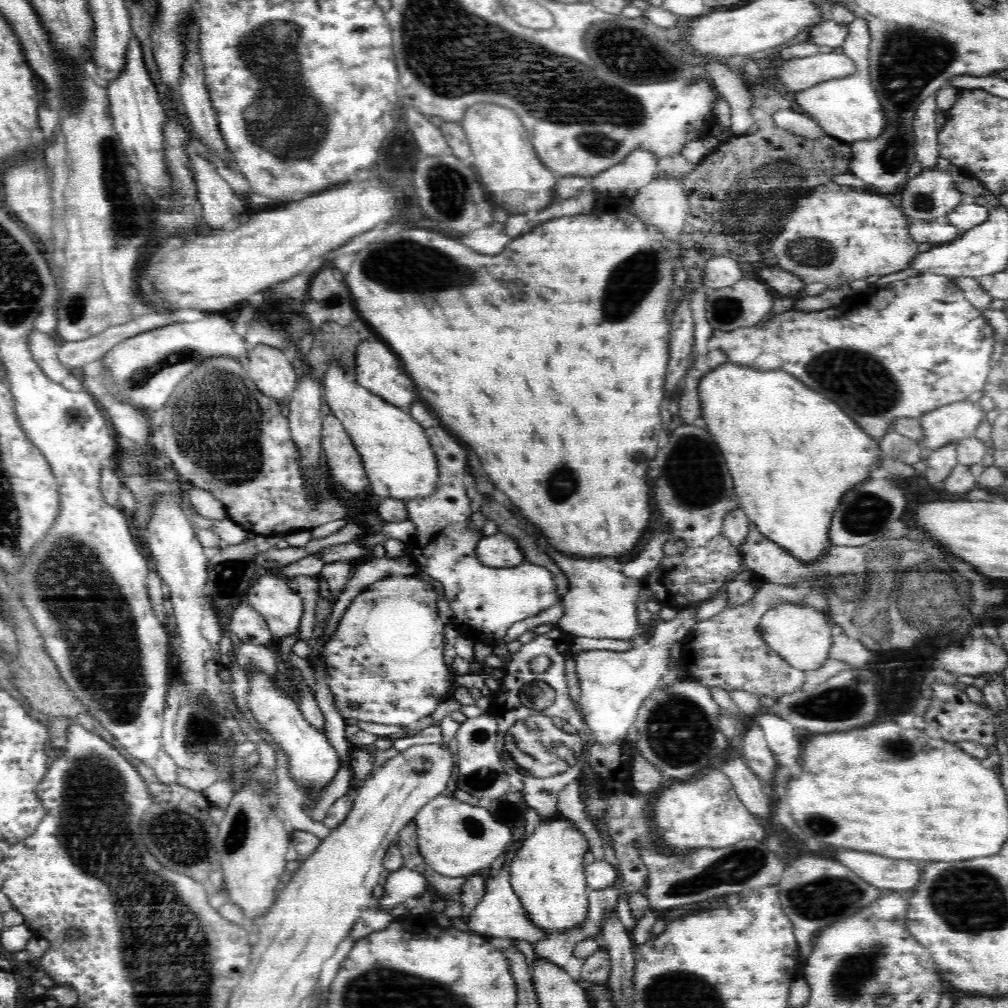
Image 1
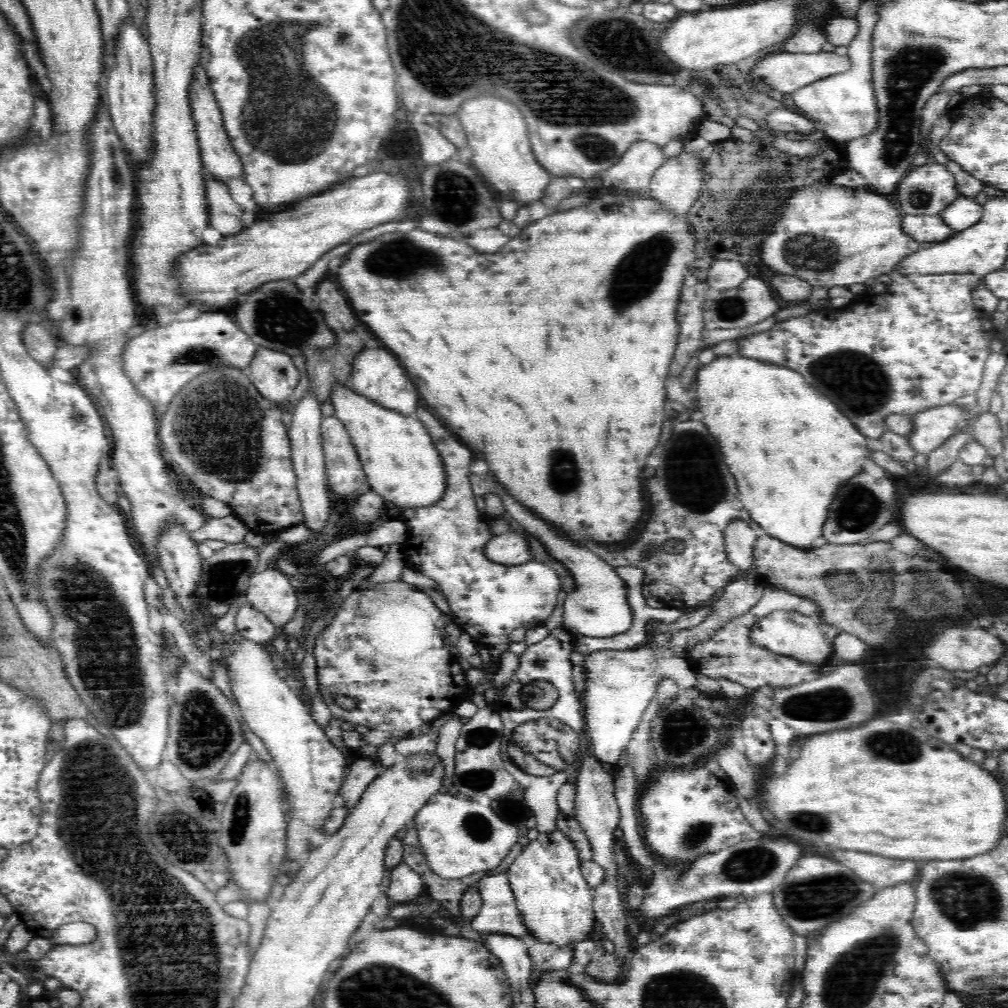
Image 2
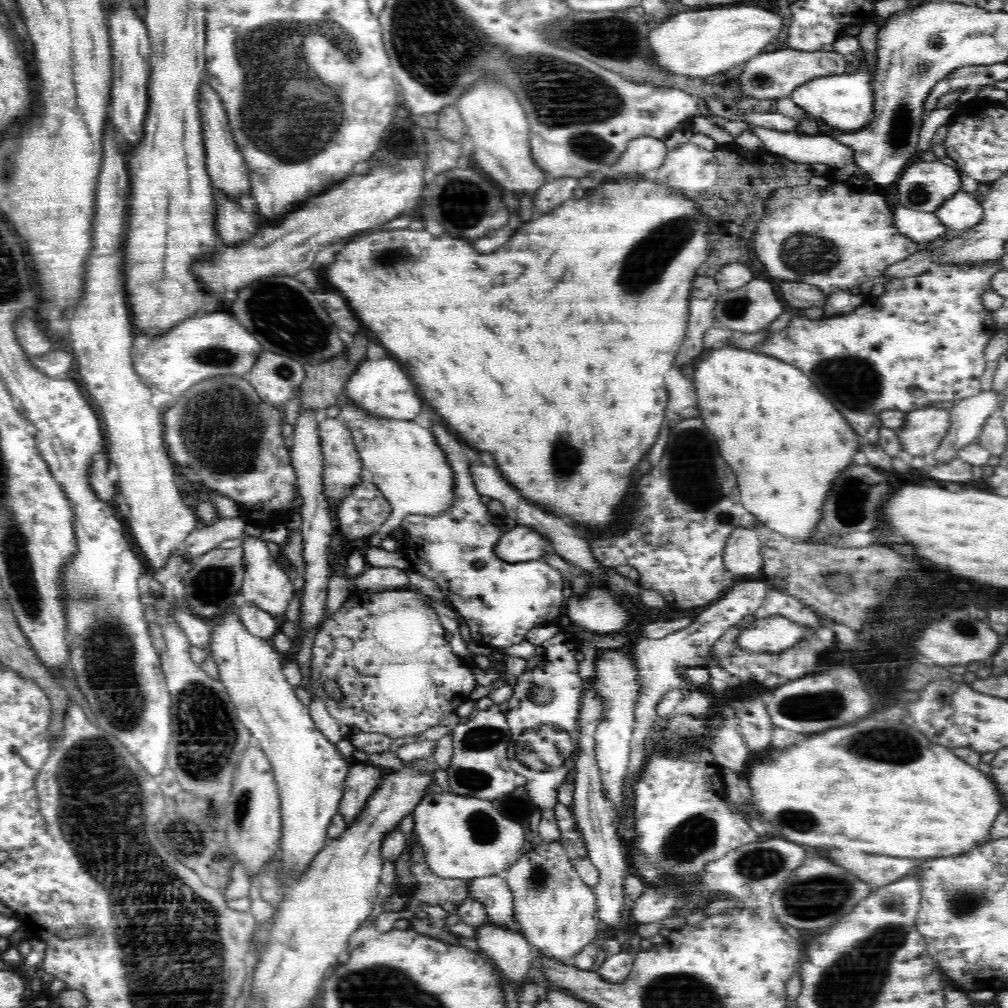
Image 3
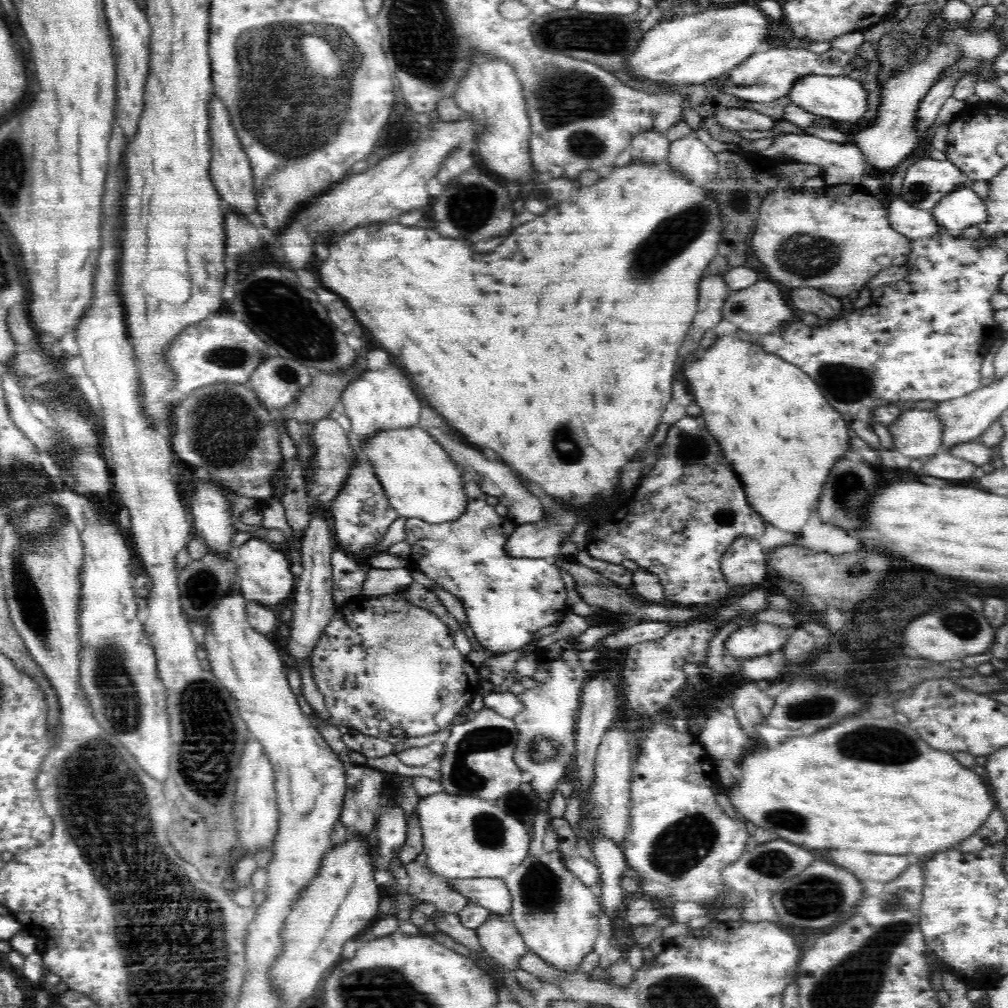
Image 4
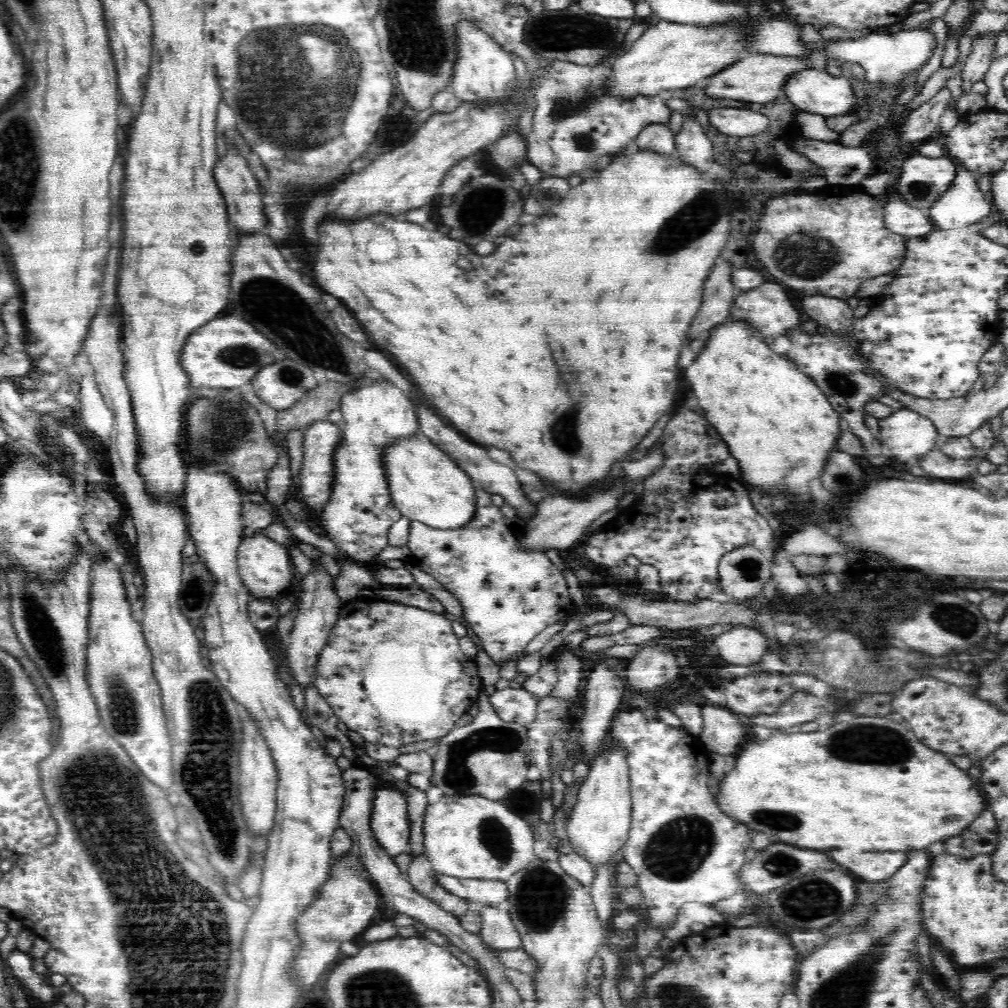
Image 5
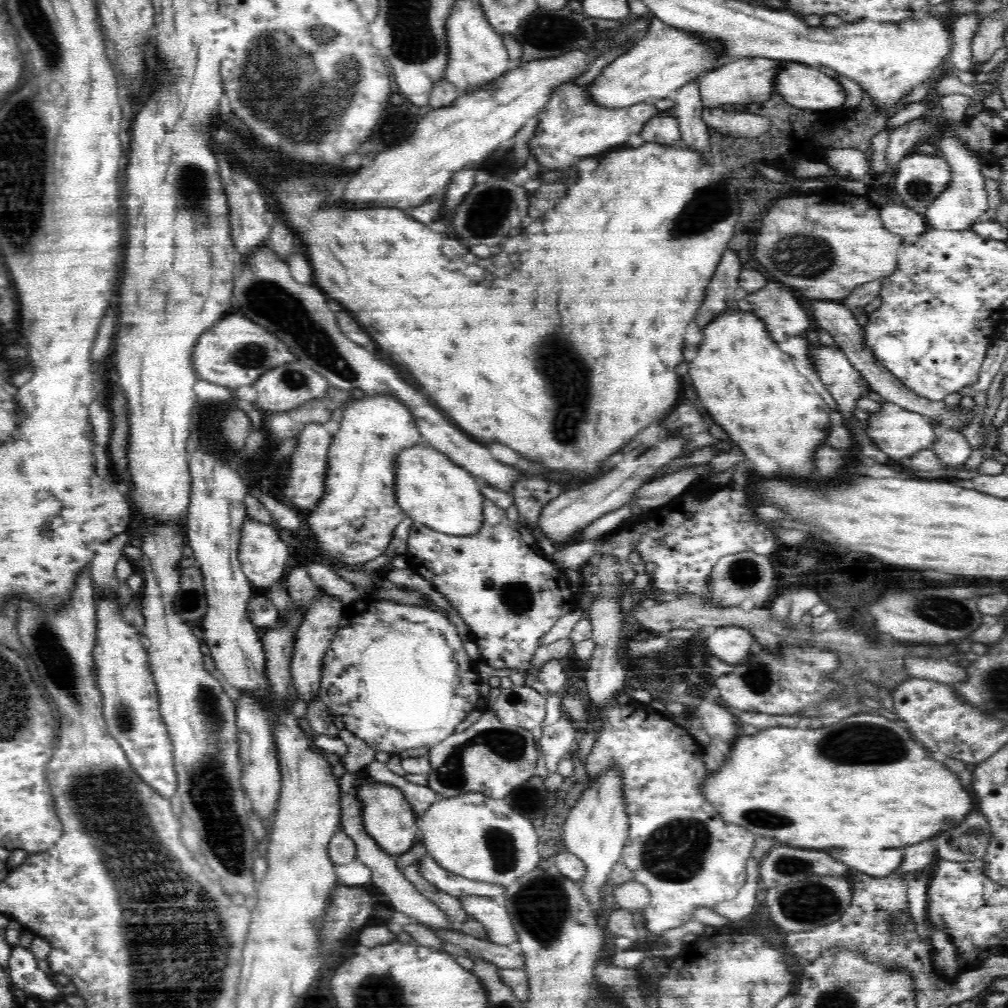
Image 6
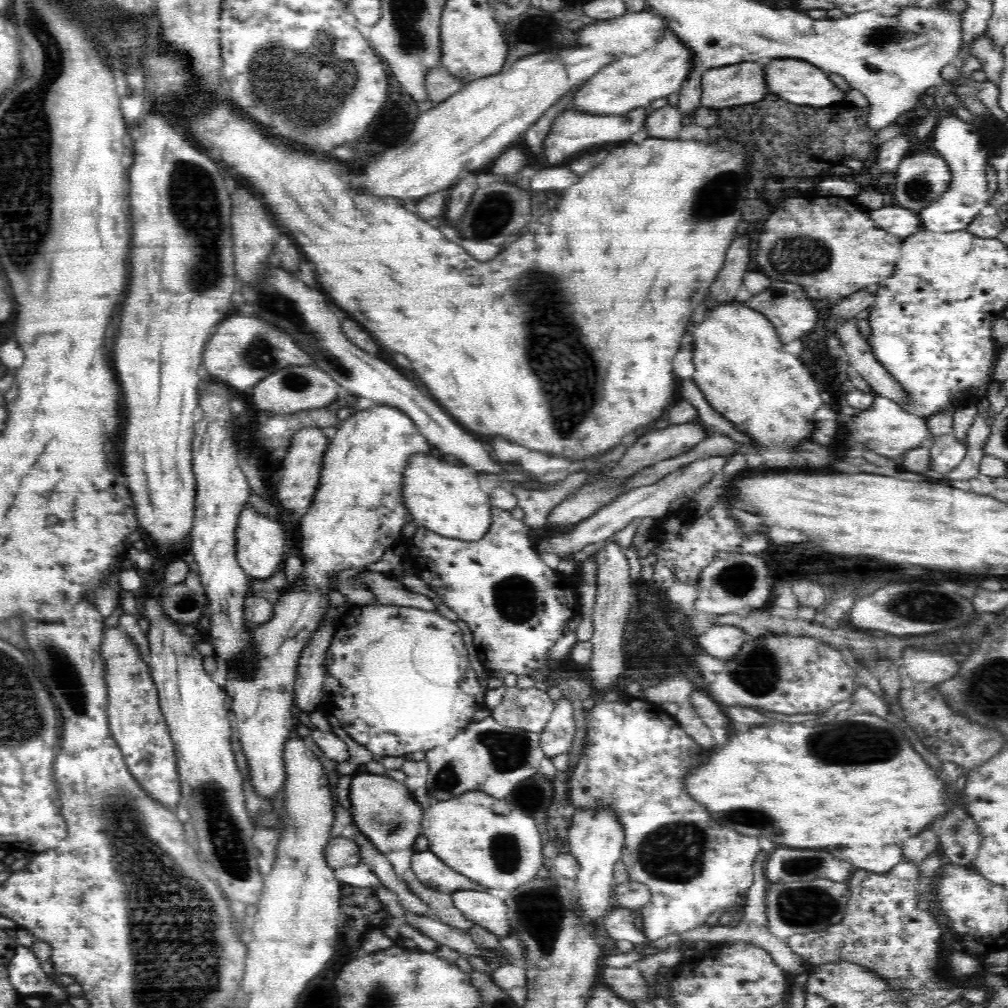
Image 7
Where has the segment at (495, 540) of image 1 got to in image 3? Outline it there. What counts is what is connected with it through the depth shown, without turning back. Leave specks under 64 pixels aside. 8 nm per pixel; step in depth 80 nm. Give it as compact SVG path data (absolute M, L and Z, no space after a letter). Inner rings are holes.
M522 525L505 532L494 550L501 560L509 563L543 559L547 553L552 553L542 534Z

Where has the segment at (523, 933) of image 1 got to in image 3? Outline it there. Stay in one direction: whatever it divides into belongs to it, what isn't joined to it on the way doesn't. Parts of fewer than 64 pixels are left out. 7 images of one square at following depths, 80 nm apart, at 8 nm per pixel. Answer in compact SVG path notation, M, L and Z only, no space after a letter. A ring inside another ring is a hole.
M498 874L498 875L494 875L494 876L482 876L480 878L471 878L468 882L467 882L467 890L468 890L468 895L470 897L472 897L472 899L478 901L478 903L481 903L484 906L484 909L486 909L486 915L488 915L488 918L486 918L486 922L484 922L485 925L486 923L490 923L490 925L500 925L502 927L508 927L508 929L512 929L512 930L518 930L518 924L515 922L515 914L514 914L514 906L513 906L513 893L510 890L510 887L508 886L508 883L506 882L506 879L504 878L503 875Z

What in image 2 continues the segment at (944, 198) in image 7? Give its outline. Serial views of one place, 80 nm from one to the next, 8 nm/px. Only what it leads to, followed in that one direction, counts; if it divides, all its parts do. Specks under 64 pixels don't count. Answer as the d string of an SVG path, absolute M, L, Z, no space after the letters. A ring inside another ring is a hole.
M960 194L957 200L942 211L939 216L957 233L974 226L983 214L983 205L980 205L972 197L965 197Z

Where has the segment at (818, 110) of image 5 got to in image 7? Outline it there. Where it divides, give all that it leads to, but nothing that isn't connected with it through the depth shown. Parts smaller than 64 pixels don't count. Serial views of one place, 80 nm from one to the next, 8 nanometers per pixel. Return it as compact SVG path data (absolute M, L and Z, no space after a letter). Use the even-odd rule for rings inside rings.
M777 58L764 62L767 70L766 81L768 92L774 92L794 104L810 105L814 108L822 108L832 102L843 100L844 92L840 92L838 88L830 81L828 73L819 69L814 65L808 64L806 61Z

